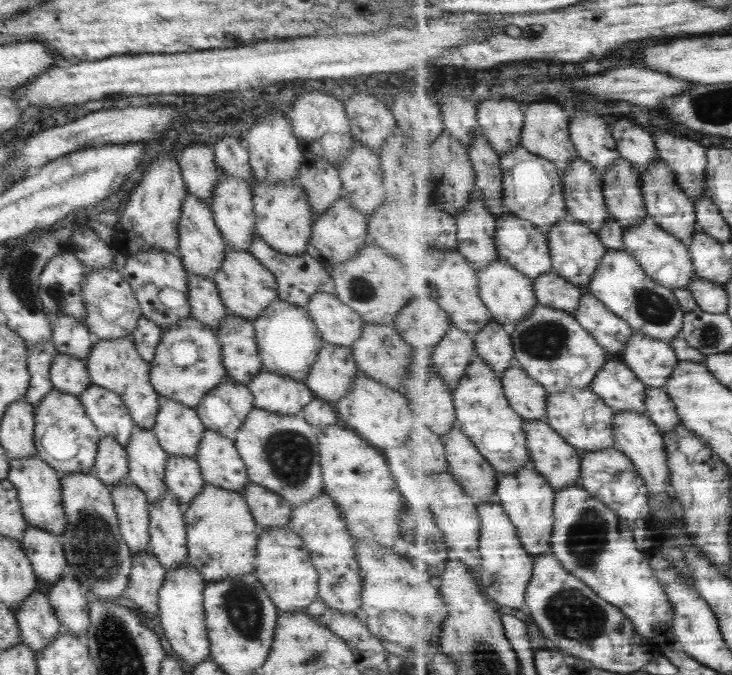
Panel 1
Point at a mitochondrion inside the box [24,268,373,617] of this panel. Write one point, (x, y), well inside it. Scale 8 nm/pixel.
(96, 553)

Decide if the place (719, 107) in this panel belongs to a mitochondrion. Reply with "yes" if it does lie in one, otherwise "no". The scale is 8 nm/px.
yes

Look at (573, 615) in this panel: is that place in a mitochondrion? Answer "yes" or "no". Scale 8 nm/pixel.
yes

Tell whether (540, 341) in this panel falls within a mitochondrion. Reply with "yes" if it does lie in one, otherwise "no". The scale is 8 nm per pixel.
yes

